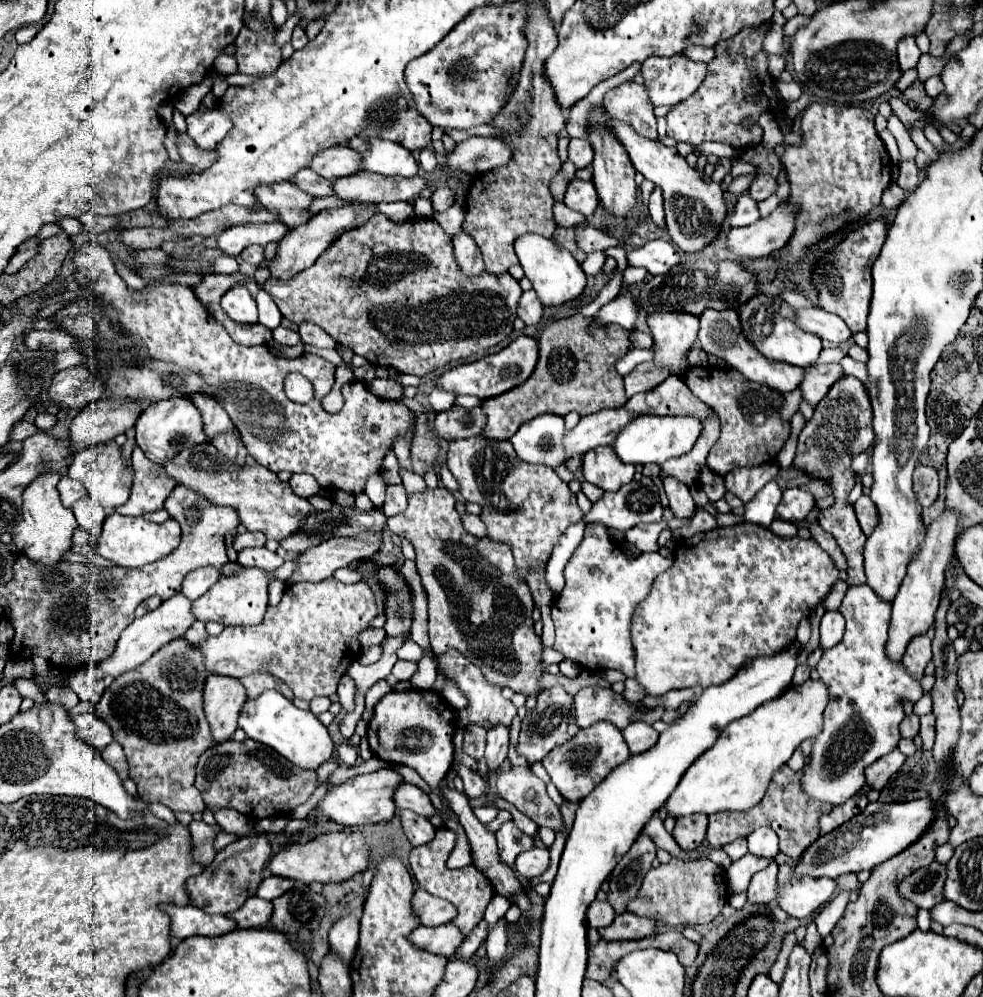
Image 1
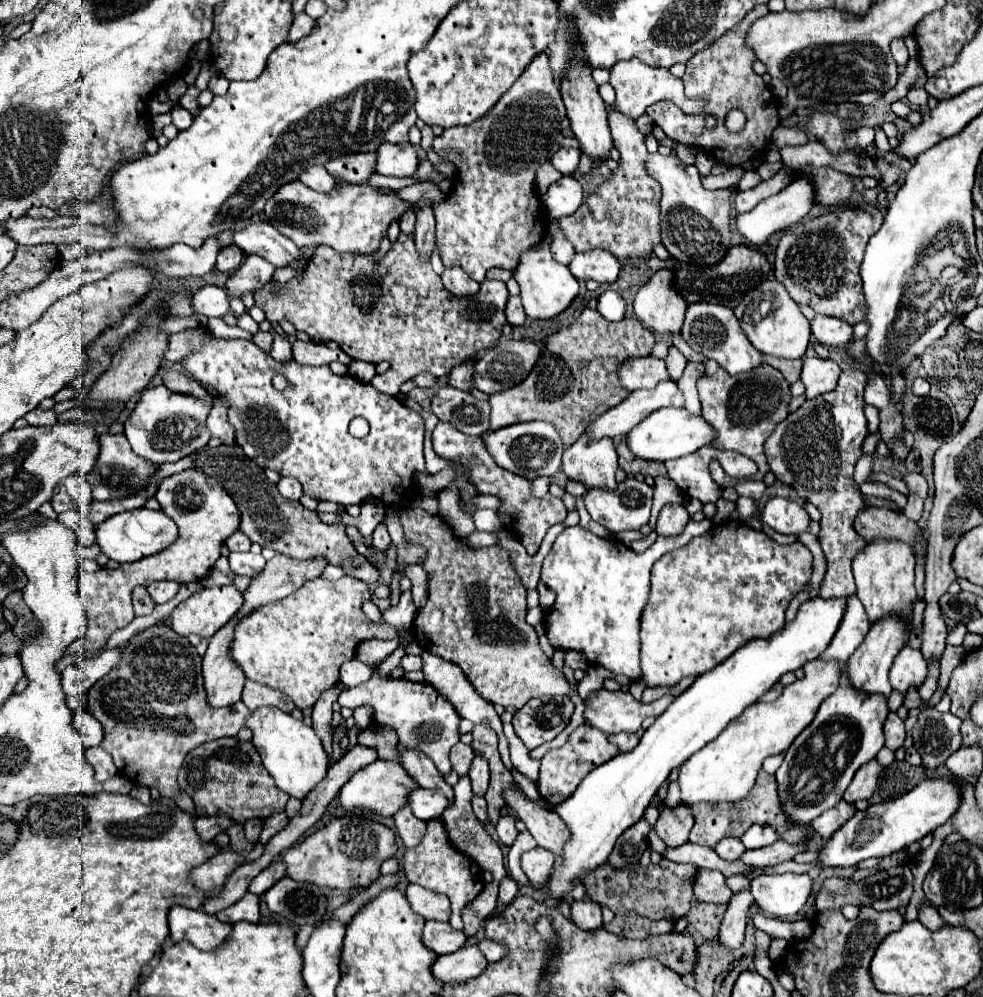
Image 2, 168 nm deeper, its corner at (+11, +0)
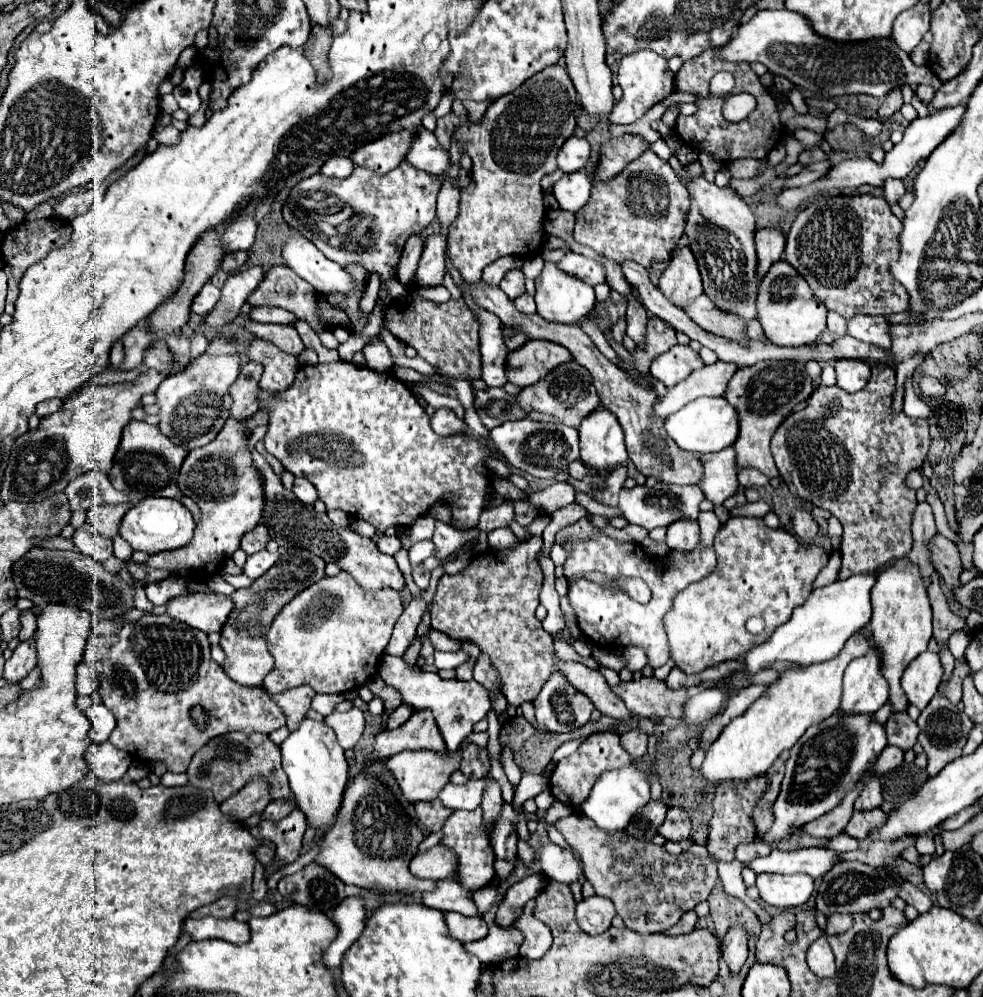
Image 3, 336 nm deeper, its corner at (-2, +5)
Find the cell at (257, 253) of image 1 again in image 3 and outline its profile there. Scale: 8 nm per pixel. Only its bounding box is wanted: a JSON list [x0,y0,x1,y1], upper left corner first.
[220,250,248,274]

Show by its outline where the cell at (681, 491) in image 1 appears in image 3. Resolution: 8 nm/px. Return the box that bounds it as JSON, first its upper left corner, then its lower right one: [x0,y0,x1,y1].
[666,520,700,552]

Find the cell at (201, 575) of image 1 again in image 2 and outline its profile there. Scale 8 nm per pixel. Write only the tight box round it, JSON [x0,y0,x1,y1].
[147,581,181,603]

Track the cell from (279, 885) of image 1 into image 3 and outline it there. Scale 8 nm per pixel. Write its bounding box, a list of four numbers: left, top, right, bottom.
[258,808,306,866]

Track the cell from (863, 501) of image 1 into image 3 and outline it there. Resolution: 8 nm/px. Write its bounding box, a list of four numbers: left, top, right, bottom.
[930,534,964,592]

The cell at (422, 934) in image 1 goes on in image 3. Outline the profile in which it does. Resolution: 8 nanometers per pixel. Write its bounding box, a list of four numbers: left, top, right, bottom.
[446,912,488,944]

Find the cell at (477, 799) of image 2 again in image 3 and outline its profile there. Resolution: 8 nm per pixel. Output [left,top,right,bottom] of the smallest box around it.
[492,804,518,860]

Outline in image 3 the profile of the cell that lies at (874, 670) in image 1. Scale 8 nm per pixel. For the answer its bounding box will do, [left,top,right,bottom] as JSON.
[764,714,884,844]

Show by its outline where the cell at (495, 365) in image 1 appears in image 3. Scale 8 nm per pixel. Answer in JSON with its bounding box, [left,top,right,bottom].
[508,340,574,386]

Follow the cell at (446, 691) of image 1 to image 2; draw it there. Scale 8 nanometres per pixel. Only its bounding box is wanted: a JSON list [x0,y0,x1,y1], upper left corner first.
[421,651,513,769]

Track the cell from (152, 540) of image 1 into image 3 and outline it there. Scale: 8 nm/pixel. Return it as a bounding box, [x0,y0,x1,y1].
[118,498,194,554]

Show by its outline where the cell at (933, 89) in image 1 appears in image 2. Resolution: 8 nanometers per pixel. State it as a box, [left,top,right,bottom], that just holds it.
[907,87,929,107]

